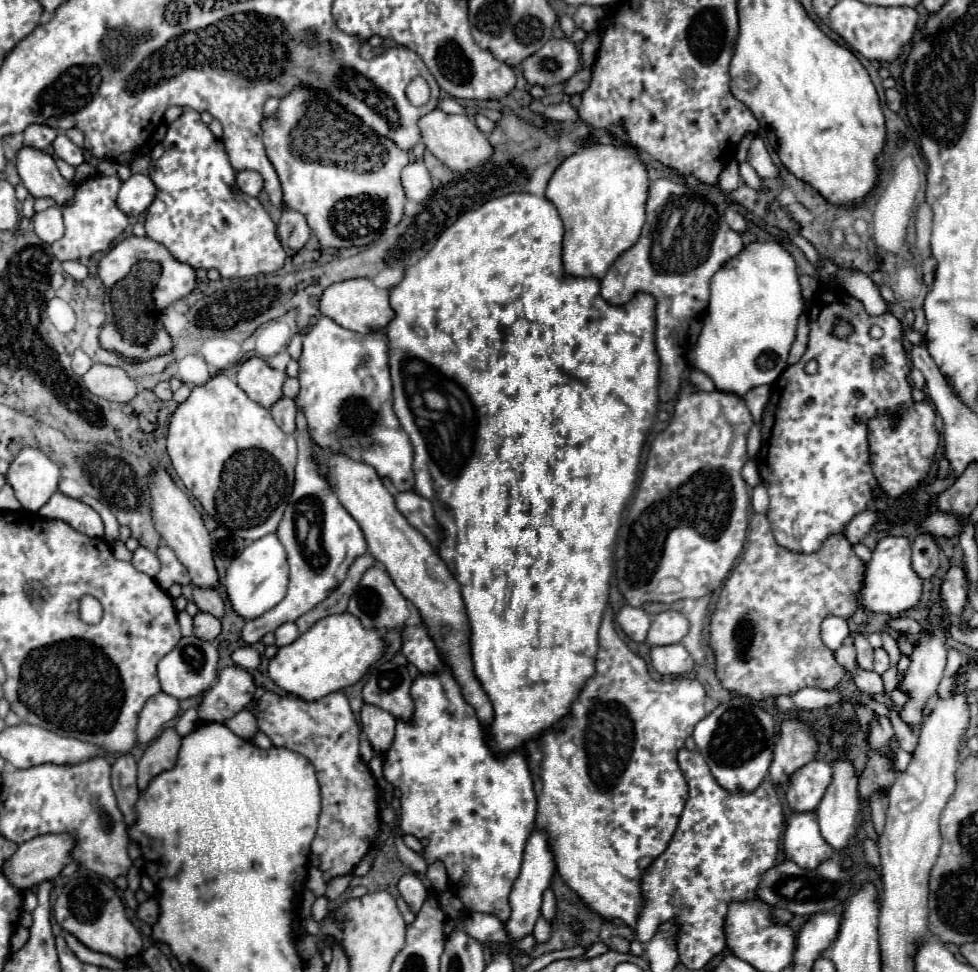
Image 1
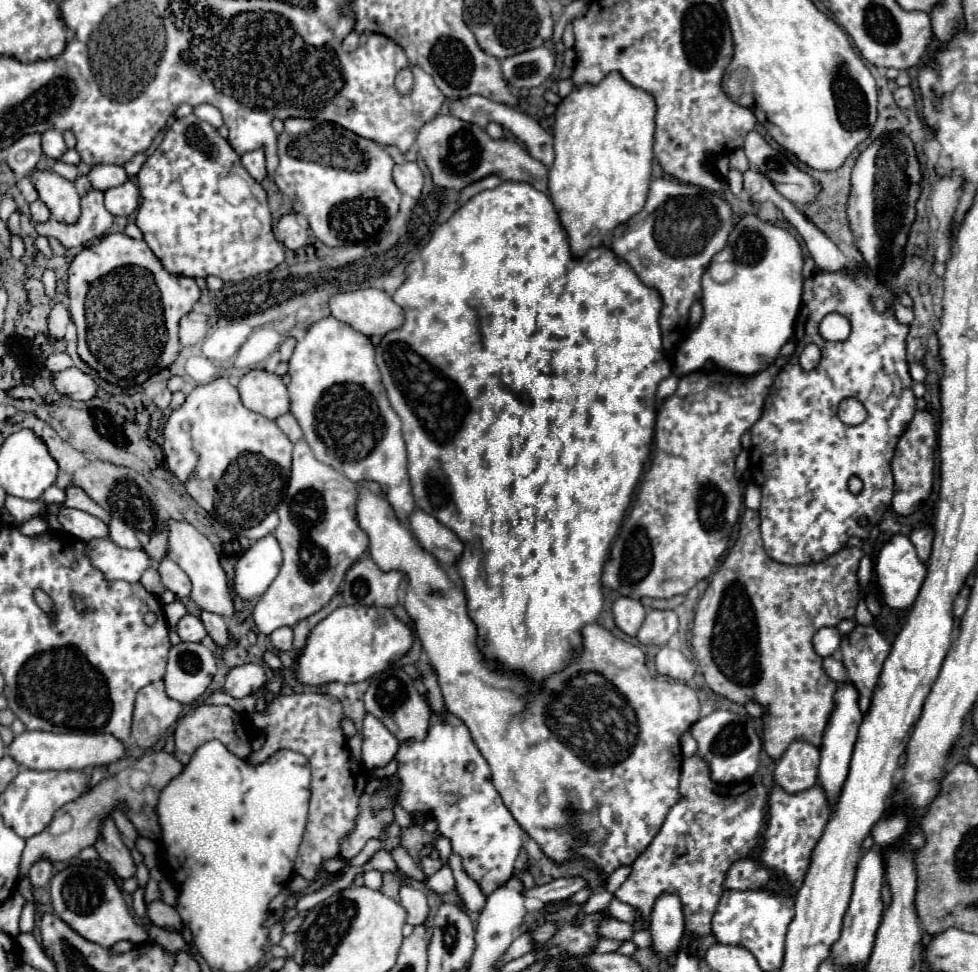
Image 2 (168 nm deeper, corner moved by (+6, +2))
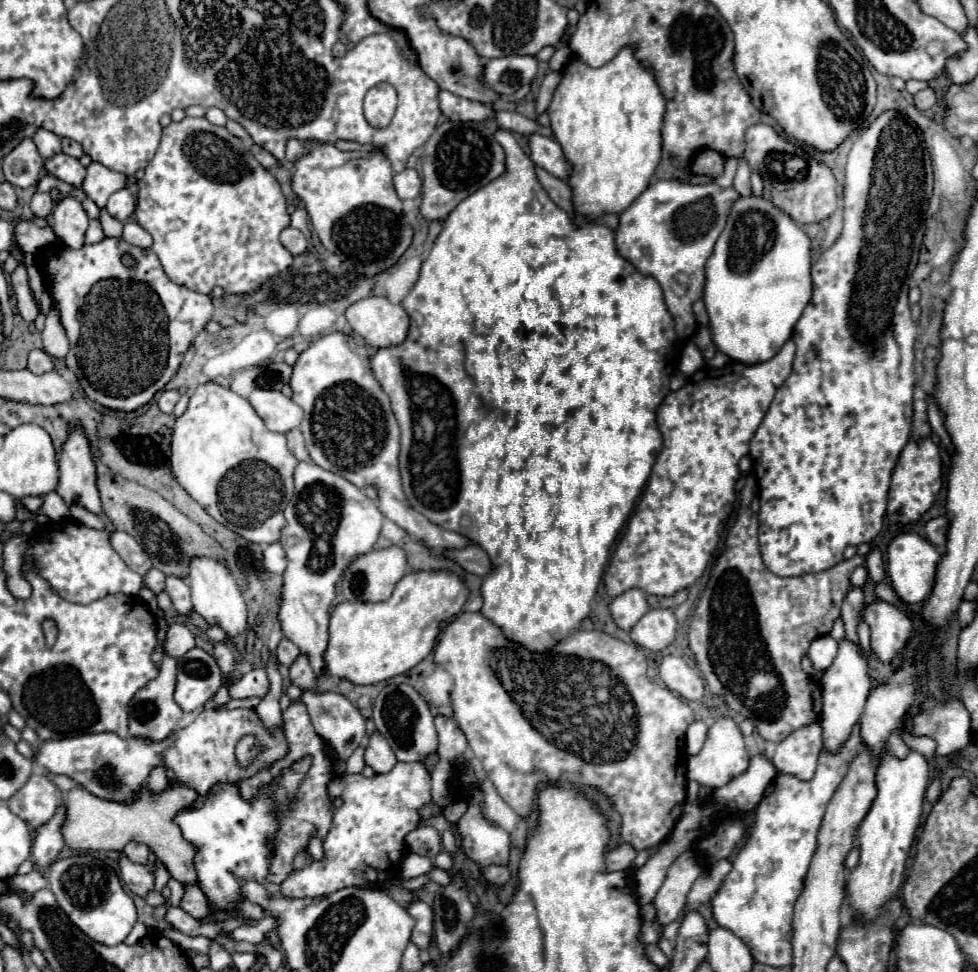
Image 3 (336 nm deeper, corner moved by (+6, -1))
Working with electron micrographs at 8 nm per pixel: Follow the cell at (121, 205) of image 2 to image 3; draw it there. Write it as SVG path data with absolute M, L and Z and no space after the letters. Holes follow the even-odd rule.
M121 188L121 190L117 190L117 192L113 192L113 194L109 196L105 210L107 210L113 218L125 222L125 220L133 214L133 210L135 210L135 198L131 196L131 192L129 192L127 188Z

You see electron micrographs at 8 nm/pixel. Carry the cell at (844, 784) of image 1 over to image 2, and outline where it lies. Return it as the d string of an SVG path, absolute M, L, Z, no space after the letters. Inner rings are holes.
M851 683L839 685L835 693L835 711L831 713L829 725L823 735L823 745L821 745L821 765L819 765L819 785L825 791L827 803L833 807L839 799L839 793L845 785L845 777L849 775L849 763L853 755L853 747L857 741L857 731L863 721L863 715L857 705L857 689Z

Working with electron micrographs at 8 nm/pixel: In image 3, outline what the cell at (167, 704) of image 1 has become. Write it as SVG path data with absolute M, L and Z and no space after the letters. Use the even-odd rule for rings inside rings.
M163 656L161 672L157 674L157 678L153 678L149 684L145 684L145 688L141 688L129 704L129 734L131 736L163 740L177 728L177 722L183 716L183 710L173 700L175 678L177 678L177 660L171 656Z

